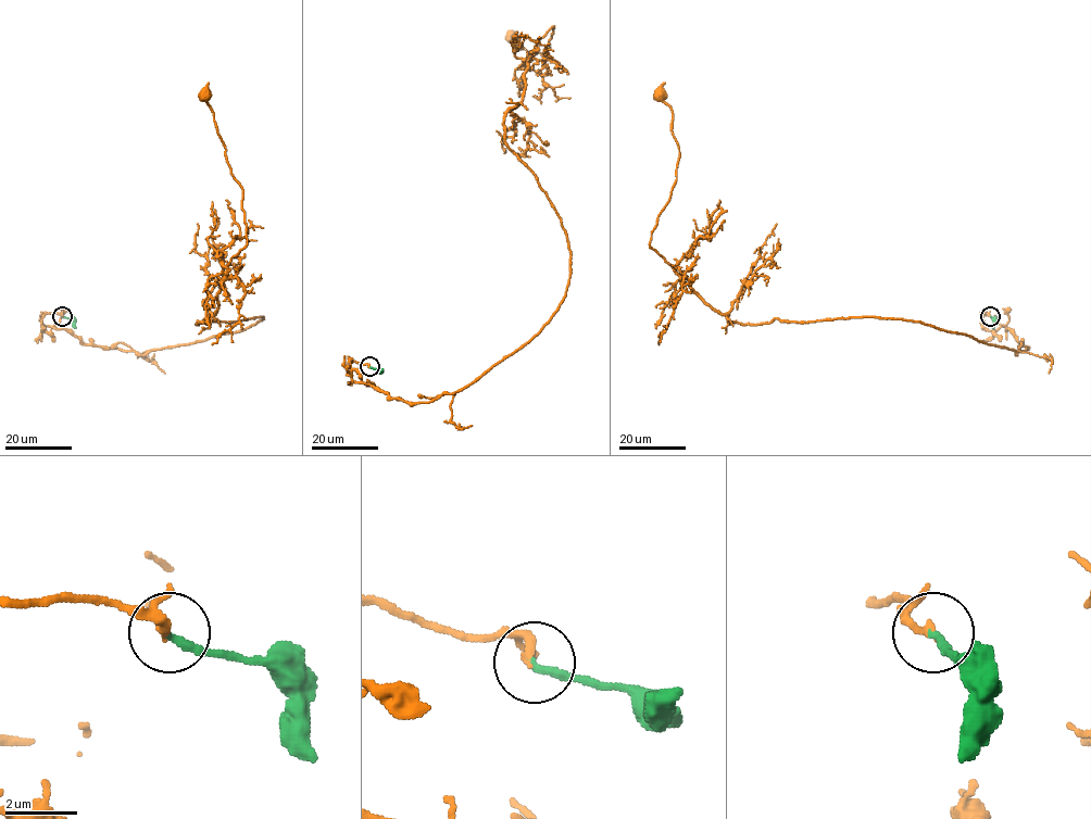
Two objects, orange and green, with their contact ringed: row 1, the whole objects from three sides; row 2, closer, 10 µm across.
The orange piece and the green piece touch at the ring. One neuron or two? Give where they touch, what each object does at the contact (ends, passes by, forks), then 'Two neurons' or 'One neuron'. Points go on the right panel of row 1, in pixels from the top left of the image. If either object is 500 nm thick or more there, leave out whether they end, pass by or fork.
Place: (990, 316). At the ring orange ends. At the ring green ends. One neuron

